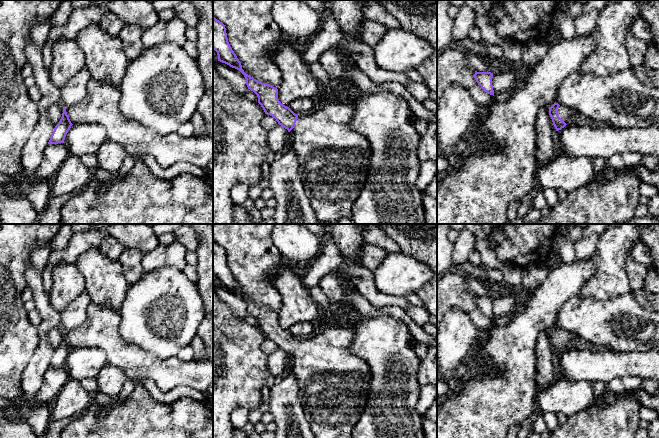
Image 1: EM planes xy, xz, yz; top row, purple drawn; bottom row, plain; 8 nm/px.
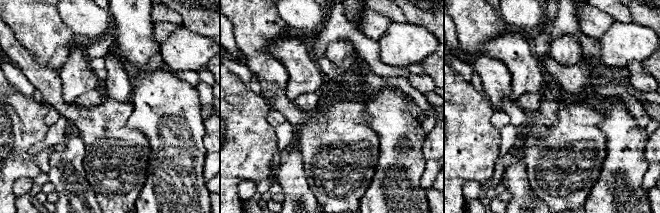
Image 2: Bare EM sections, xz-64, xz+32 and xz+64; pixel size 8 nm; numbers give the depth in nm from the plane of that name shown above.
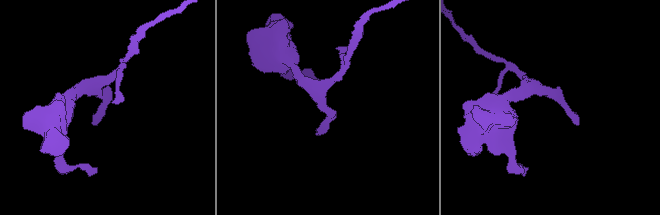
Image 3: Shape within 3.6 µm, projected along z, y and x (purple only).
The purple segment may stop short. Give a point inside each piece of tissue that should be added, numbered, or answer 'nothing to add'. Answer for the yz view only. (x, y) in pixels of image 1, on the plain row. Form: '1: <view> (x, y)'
1: yz (570, 340)

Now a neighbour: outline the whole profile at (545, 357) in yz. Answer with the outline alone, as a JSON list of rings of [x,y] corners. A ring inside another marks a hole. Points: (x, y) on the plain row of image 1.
[[[549,330],[542,331],[535,346],[535,380],[537,388],[549,387],[558,378],[556,353],[549,339]]]

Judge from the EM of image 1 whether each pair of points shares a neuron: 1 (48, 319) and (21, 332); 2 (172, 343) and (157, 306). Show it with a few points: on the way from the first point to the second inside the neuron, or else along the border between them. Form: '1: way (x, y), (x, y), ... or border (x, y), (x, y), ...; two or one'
1: border (37, 327), (38, 346), (36, 351); two
2: way (164, 334), (162, 315); one

